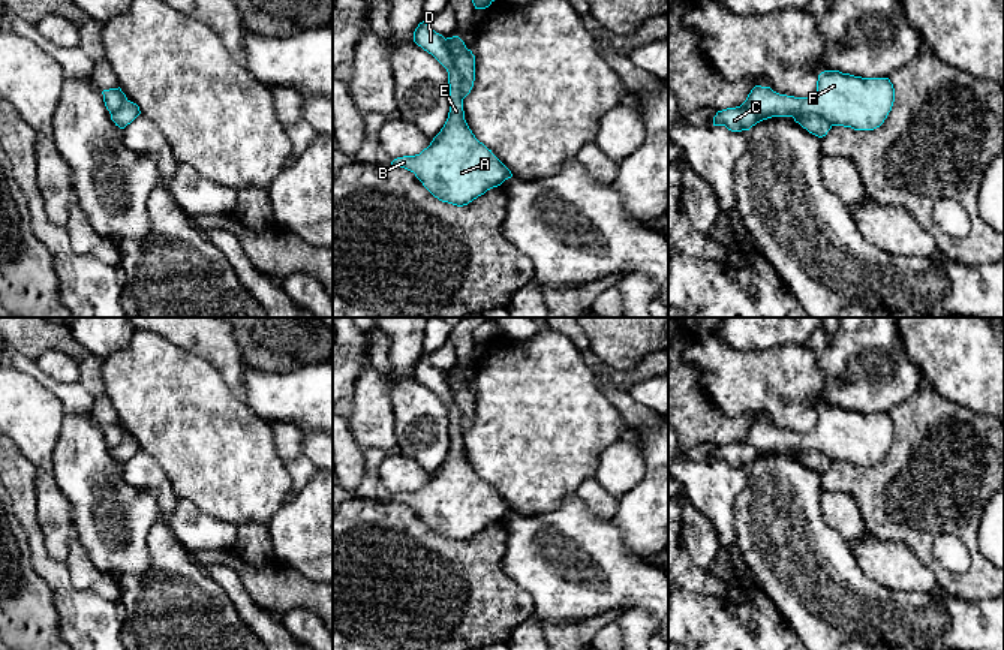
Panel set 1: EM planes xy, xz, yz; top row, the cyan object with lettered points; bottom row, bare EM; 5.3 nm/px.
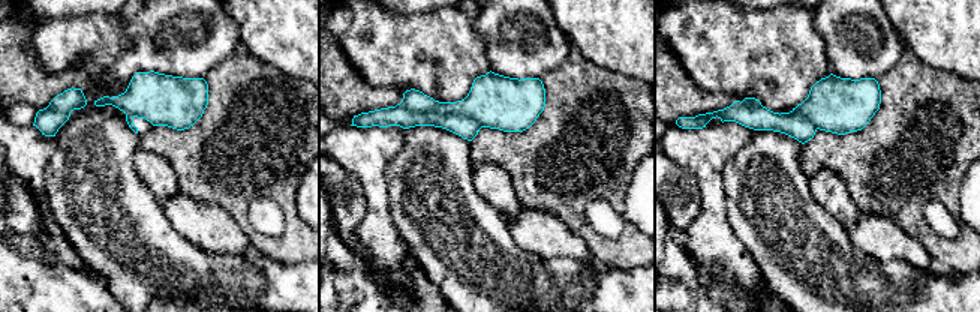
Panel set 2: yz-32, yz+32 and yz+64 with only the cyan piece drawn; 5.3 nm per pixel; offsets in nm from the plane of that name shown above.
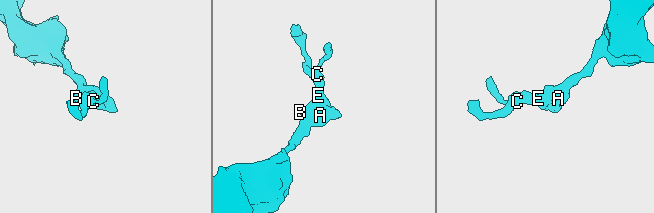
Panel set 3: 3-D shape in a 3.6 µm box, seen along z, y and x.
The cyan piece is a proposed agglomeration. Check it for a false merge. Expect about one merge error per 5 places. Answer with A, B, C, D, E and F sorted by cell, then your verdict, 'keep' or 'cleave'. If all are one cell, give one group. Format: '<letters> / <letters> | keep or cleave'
A B D E F / C | cleave

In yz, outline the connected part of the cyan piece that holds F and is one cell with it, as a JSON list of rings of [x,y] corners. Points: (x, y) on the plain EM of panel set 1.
[[[839,406],[818,410],[817,427],[809,433],[779,430],[755,421],[740,440],[763,452],[820,451],[832,461],[854,466],[880,463],[892,446],[895,424],[889,413],[862,413]]]

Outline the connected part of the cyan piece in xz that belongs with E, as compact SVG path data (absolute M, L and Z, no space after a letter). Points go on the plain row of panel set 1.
M423 356L414 367L414 377L447 404L450 448L427 484L415 491L397 493L391 500L414 508L439 536L463 542L501 521L512 509L475 473L465 455L462 413L451 400L445 373Z

